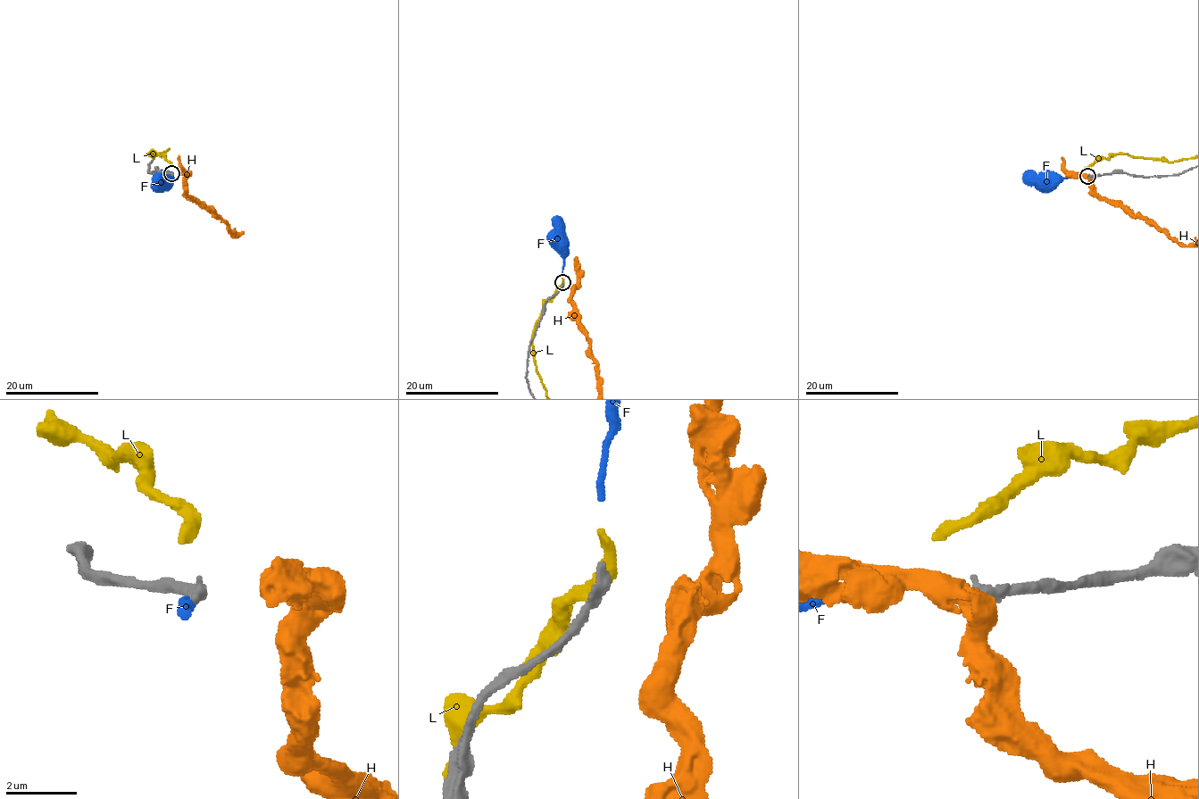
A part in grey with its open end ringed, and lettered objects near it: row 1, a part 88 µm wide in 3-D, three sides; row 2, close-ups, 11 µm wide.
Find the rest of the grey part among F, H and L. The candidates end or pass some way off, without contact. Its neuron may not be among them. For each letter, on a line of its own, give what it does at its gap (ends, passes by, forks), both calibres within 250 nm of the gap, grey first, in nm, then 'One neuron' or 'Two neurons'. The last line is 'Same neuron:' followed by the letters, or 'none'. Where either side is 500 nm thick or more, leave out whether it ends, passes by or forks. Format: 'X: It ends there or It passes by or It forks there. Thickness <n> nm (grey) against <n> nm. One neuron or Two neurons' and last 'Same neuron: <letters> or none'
F: It ends there. Thickness 320 nm (grey) against 170 nm. One neuron
H: Thickness 320 nm (grey) against 500 nm. Two neurons
L: It ends there. Thickness 320 nm (grey) against 320 nm. Two neurons
Same neuron: F

